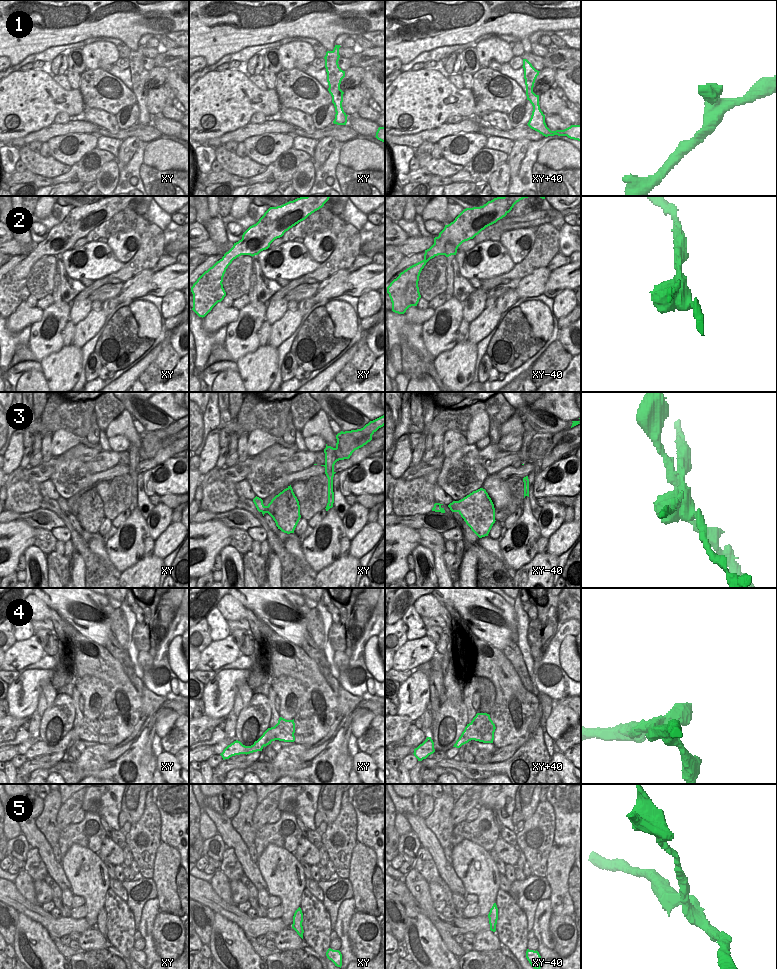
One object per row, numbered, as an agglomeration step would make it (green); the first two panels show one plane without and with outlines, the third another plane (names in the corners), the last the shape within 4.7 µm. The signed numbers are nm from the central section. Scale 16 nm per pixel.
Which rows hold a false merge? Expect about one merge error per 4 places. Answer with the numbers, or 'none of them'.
3.

